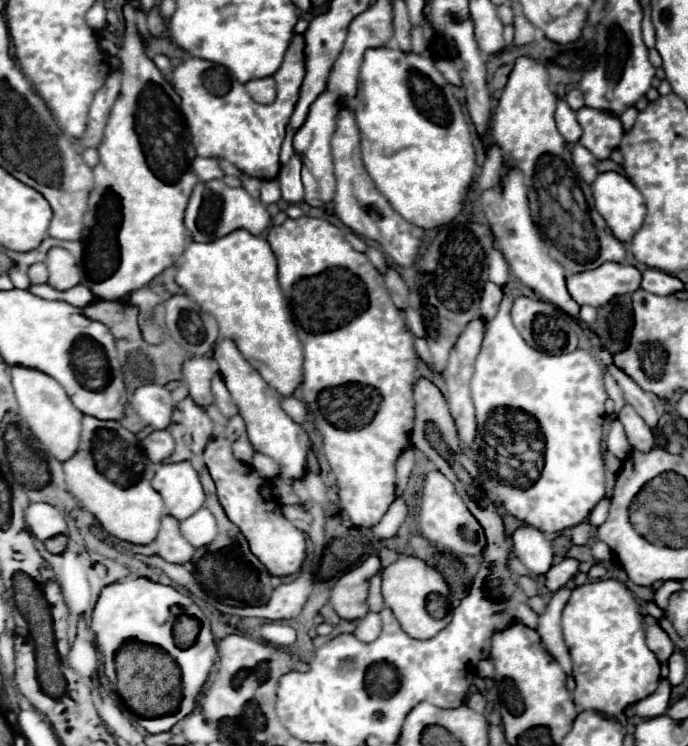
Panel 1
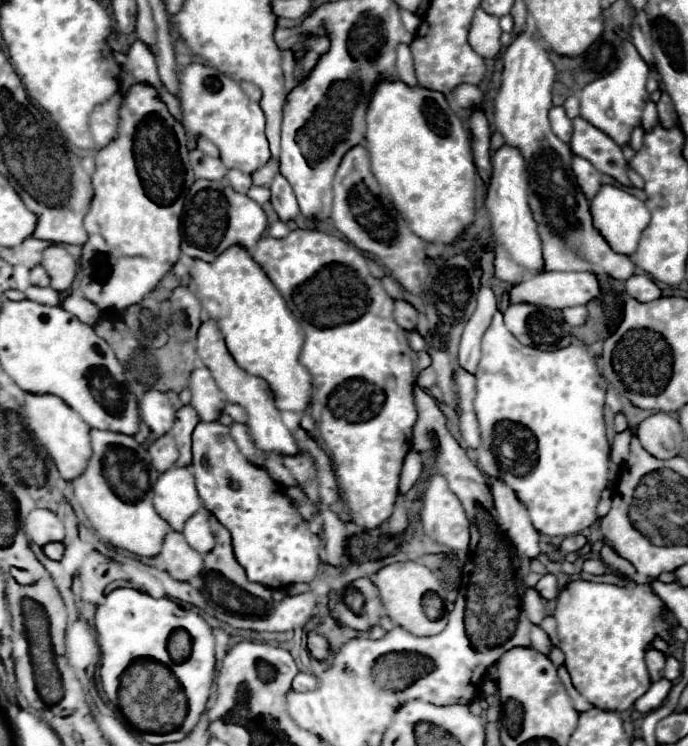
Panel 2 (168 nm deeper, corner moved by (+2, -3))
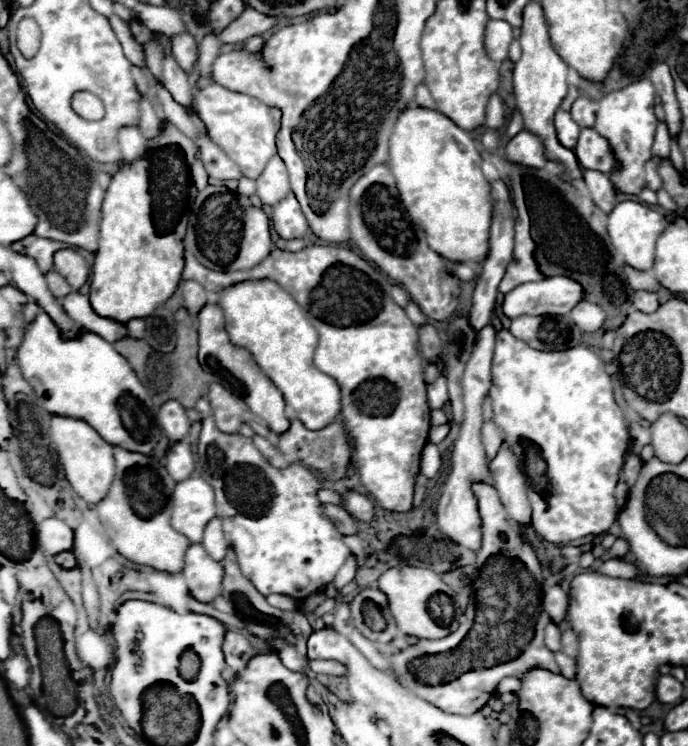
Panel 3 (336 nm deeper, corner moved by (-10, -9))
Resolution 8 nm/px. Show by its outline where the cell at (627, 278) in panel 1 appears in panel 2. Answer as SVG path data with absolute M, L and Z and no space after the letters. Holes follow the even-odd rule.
M550 271L550 273L538 273L538 275L526 277L524 281L520 281L508 291L508 297L510 297L510 303L530 303L530 305L548 307L548 309L566 309L574 305L586 305L588 301L598 297L598 293L600 293L600 285L592 271L584 271L584 273Z

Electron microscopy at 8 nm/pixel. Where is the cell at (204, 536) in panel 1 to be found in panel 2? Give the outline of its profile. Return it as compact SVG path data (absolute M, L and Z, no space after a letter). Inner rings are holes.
M198 511L194 513L188 521L186 521L186 527L184 527L184 537L188 541L188 545L192 549L196 549L198 553L208 553L214 549L214 537L212 537L212 531L210 531L210 525L208 525L208 515L204 511Z

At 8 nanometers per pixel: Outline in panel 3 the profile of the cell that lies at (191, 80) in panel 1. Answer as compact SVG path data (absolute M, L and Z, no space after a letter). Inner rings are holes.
M216 81L206 83L202 89L198 89L194 97L194 111L204 121L208 129L208 137L240 167L244 177L258 179L264 171L268 159L276 153L276 127L272 121L272 115L268 111L268 105L260 103L258 99L230 91Z

